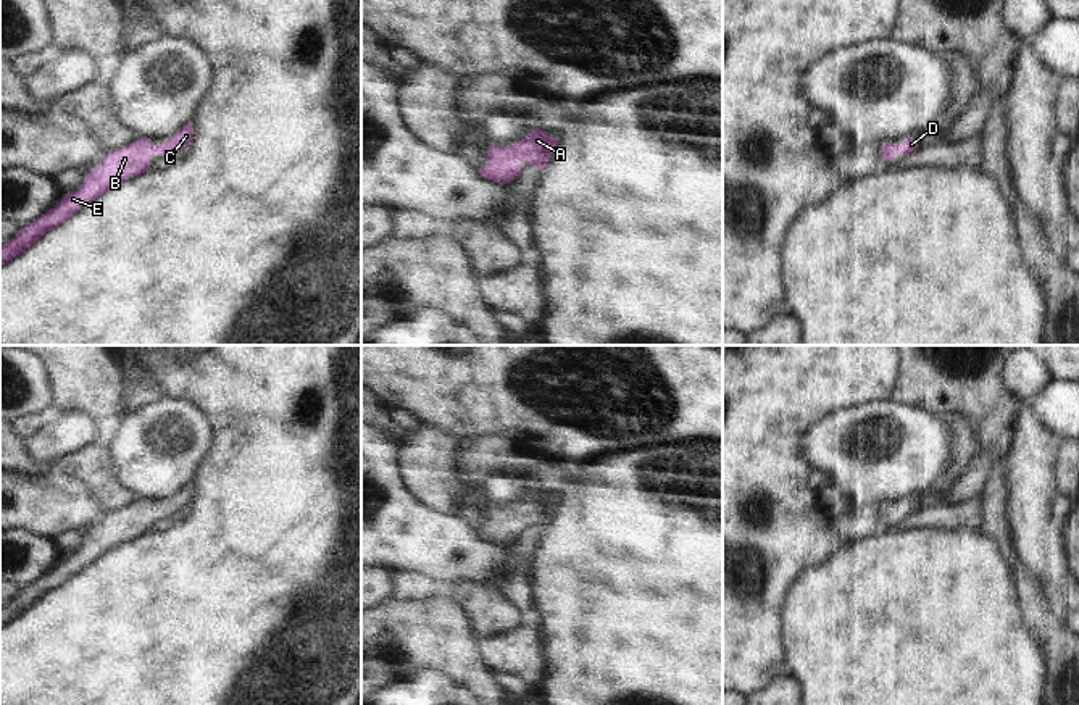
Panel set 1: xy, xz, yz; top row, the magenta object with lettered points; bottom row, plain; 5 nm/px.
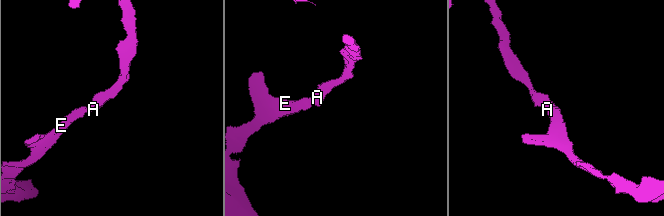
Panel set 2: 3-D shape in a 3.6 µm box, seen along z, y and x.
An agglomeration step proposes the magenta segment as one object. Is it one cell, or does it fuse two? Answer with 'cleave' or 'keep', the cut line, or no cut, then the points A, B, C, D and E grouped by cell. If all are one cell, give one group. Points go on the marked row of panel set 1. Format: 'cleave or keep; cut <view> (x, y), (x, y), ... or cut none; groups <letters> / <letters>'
keep; cut none; groups A B C D E

